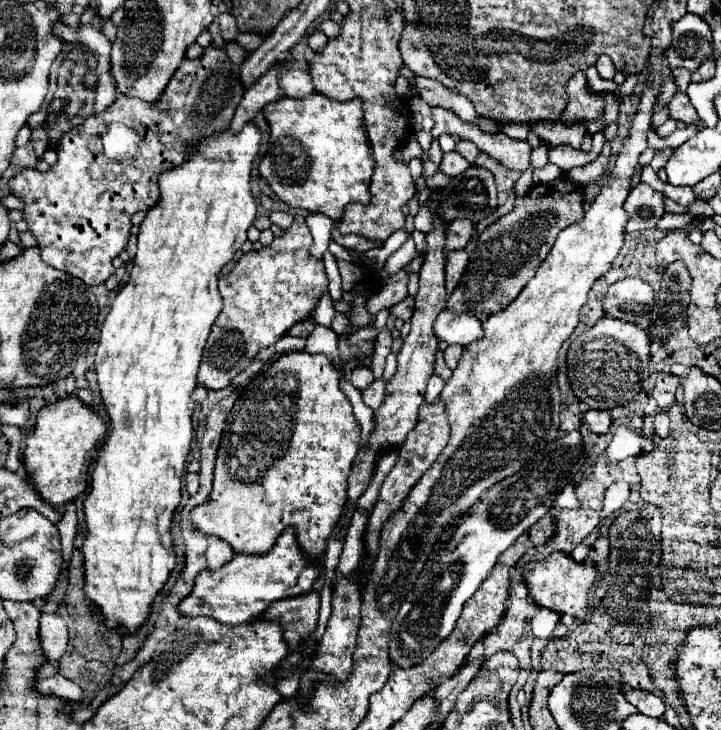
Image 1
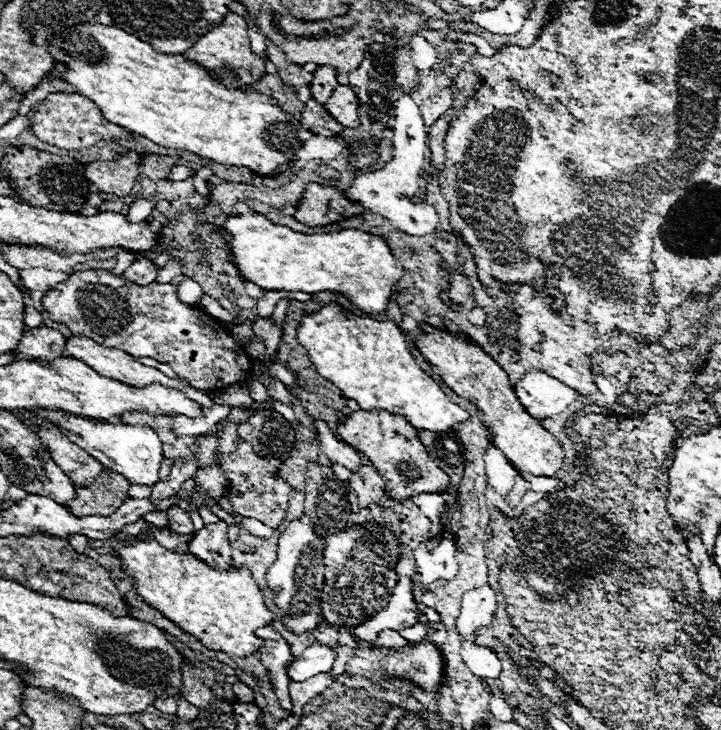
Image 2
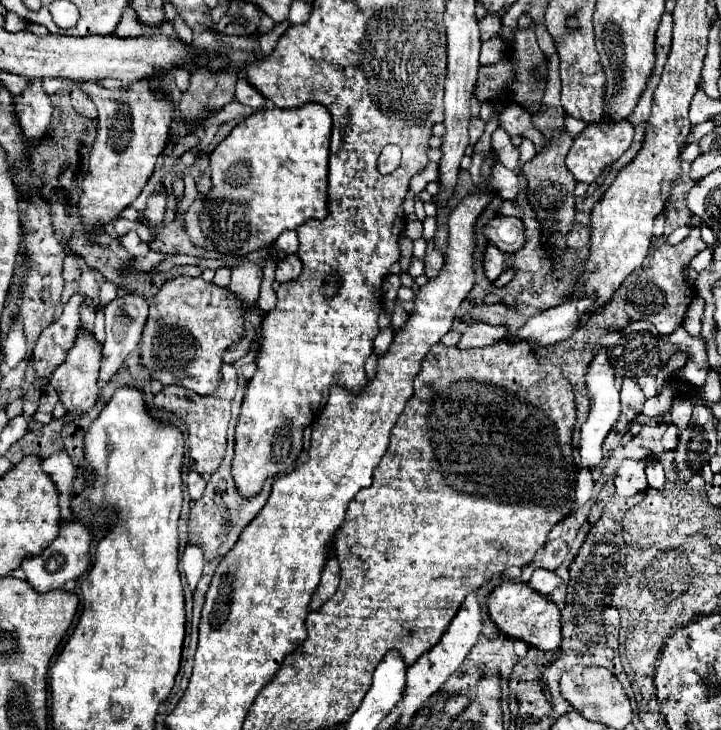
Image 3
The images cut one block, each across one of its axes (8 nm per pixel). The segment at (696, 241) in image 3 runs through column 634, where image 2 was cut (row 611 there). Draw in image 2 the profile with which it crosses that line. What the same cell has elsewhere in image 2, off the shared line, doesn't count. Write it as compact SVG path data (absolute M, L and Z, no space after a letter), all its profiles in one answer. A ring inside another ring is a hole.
M302 520L288 522L278 540L276 562L268 568L264 576L268 588L274 594L276 606L282 610L280 622L284 624L286 630L294 634L304 634L308 630L314 630L322 620L320 594L324 586L324 564L322 564L324 548L326 548L326 542L318 538L306 522Z

